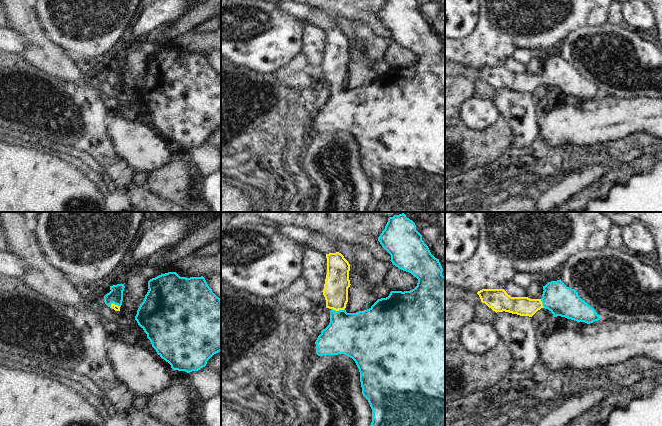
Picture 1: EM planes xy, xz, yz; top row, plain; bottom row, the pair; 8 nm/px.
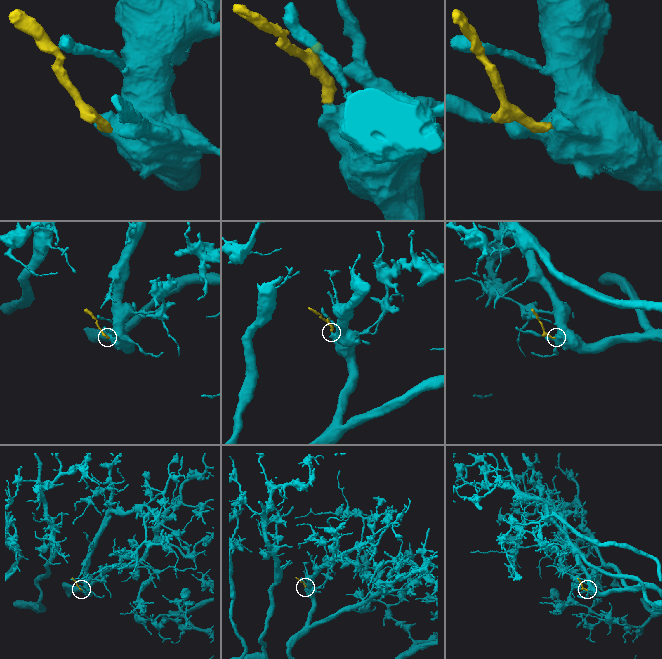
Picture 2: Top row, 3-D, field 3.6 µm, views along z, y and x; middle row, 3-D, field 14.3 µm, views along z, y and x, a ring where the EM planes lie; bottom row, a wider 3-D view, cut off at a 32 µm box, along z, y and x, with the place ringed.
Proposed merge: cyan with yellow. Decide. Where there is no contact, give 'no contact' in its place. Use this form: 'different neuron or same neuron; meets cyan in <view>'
same neuron; meets cyan in xz

